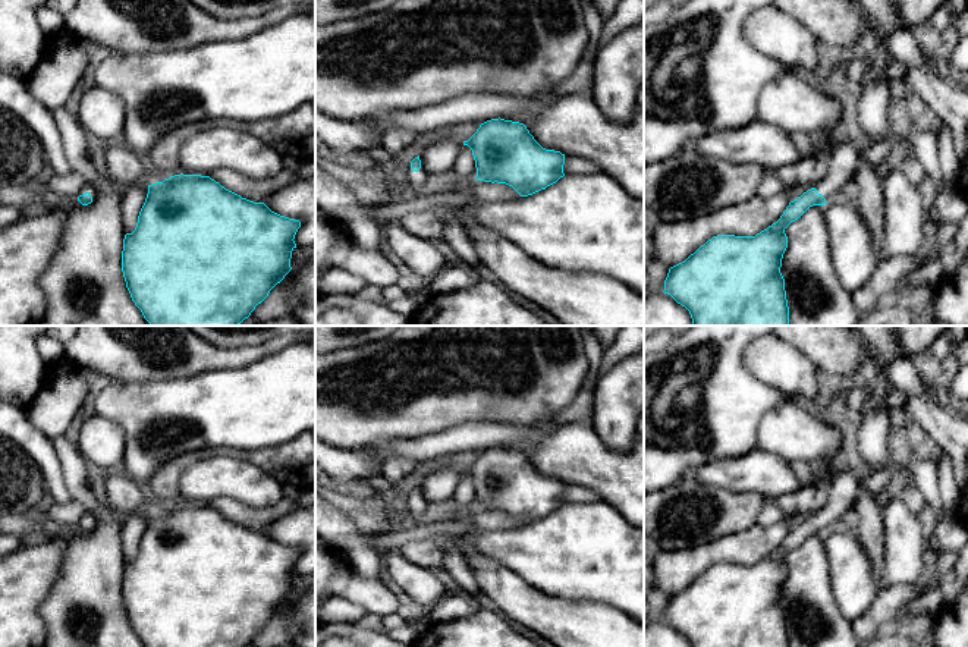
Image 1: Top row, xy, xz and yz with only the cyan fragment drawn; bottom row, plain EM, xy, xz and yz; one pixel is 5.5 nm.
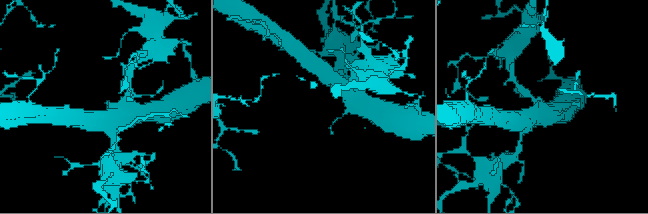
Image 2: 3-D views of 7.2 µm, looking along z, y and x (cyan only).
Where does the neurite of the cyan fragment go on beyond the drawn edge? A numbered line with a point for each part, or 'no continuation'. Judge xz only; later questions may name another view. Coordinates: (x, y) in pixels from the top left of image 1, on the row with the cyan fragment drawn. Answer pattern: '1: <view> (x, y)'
1: xz (420, 182)

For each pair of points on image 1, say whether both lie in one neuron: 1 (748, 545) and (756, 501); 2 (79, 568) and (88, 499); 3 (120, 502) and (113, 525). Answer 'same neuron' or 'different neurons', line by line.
1: different neurons
2: same neuron
3: different neurons

